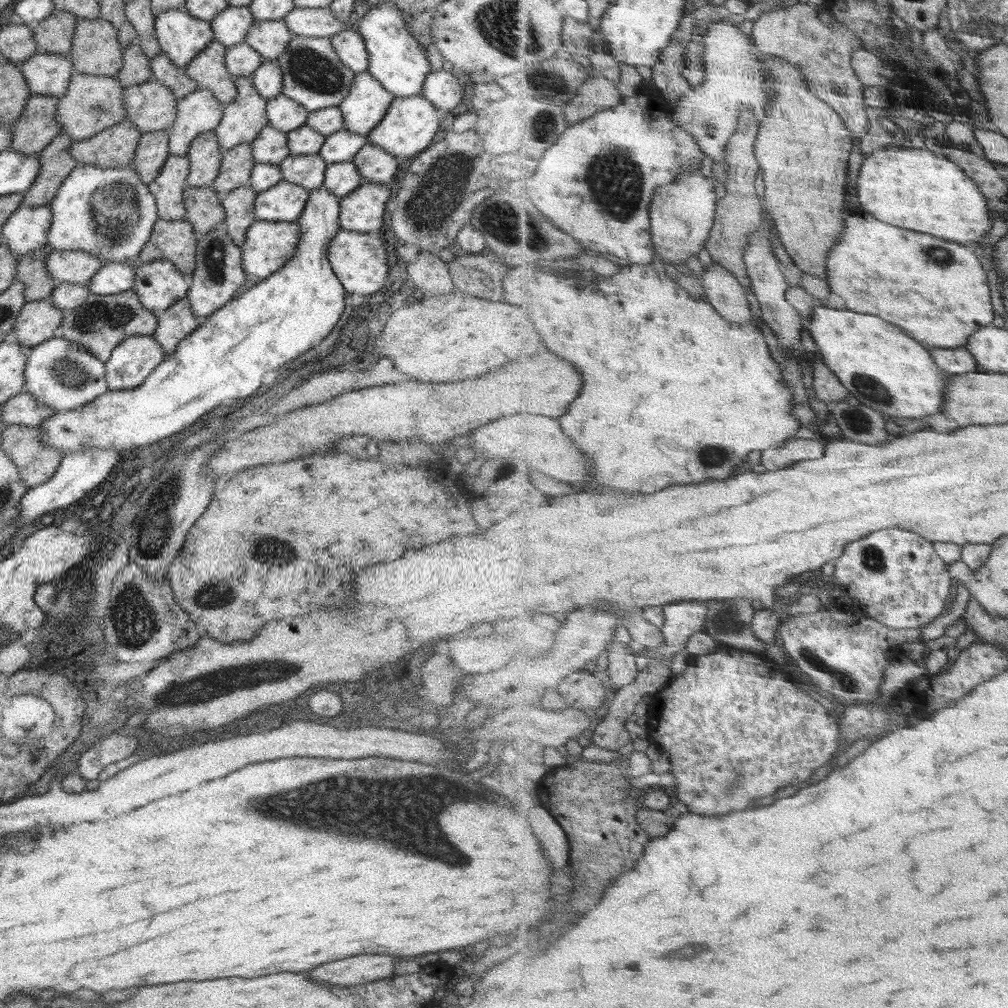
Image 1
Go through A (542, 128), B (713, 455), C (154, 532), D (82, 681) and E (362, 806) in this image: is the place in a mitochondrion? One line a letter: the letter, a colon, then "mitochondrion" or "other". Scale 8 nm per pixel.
A: mitochondrion
B: mitochondrion
C: mitochondrion
D: other
E: mitochondrion

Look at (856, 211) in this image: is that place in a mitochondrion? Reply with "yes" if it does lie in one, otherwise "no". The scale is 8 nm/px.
no

